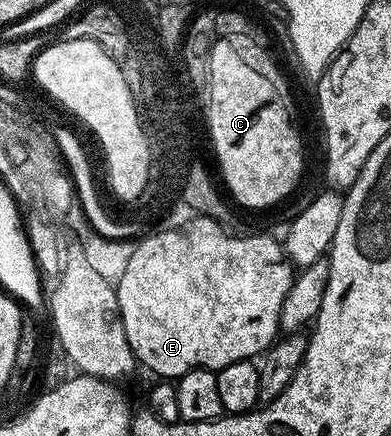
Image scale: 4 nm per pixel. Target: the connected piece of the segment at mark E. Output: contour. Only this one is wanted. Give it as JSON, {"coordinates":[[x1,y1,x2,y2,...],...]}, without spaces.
{"coordinates":[[199,215,179,229,163,228,162,233,156,234,155,237,146,237,142,242,139,240,135,244,131,259,128,260,127,267,124,268,124,273,116,280,120,315,137,364,139,366,147,365,152,372,159,373,157,375,159,378,177,379,193,369,217,371,228,367,228,363,257,358,259,355,265,354,266,350,274,344,279,336,280,309,284,307,284,297,293,287,296,276,295,266,286,256,283,242,279,238,277,241,274,237,233,237,232,234,225,233,225,231,227,230,212,218]]}

